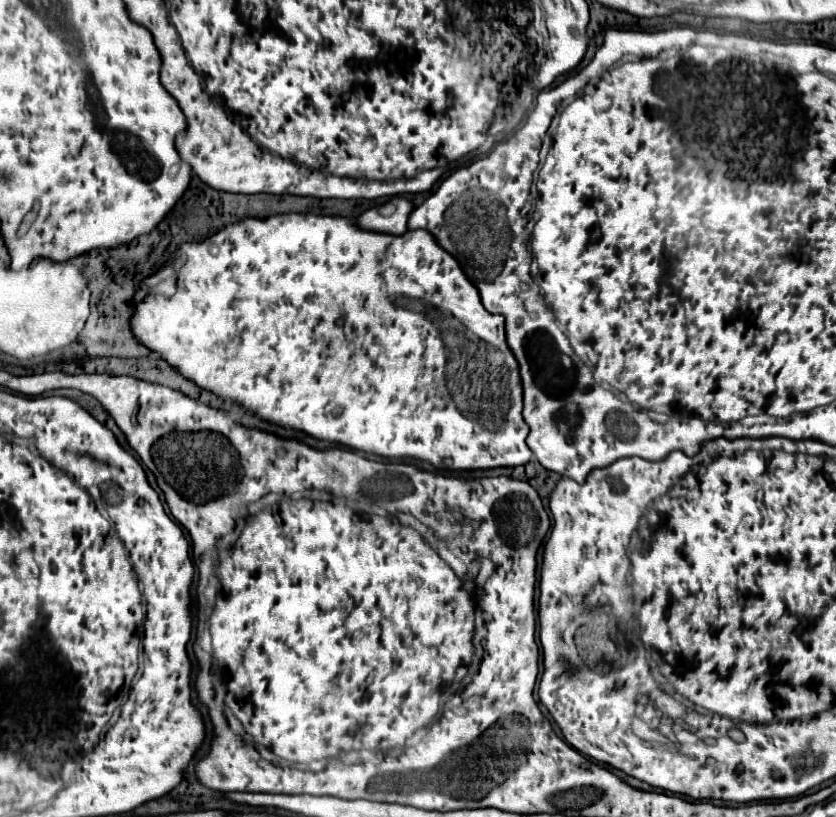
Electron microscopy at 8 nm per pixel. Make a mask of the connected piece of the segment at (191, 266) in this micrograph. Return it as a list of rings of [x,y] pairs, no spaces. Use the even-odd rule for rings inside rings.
[[[277,214],[269,218],[243,218],[235,224],[227,224],[223,230],[217,230],[211,238],[183,244],[181,250],[187,256],[183,270],[175,272],[173,264],[167,262],[153,276],[147,276],[145,280],[141,280],[141,288],[135,294],[133,336],[139,338],[141,344],[145,344],[145,348],[149,348],[153,354],[157,354],[161,360],[173,366],[183,378],[191,380],[199,388],[209,390],[225,400],[237,402],[249,414],[269,424],[305,432],[315,440],[341,444],[341,446],[355,448],[367,454],[377,454],[383,458],[423,460],[433,464],[437,470],[447,468],[457,472],[457,470],[513,468],[513,466],[527,464],[531,460],[533,454],[525,442],[529,434],[529,426],[521,416],[523,388],[519,380],[519,364],[505,340],[505,318],[485,312],[485,306],[481,304],[481,296],[477,288],[473,288],[473,282],[465,276],[465,272],[461,272],[457,258],[449,256],[437,244],[437,240],[429,236],[429,232],[413,230],[397,236],[397,234],[363,230],[351,218],[343,218],[343,216]],[[171,276],[177,278],[177,286],[173,294],[165,296],[161,284]],[[405,300],[417,300],[419,304],[413,304],[413,308],[419,312],[409,312],[409,308],[405,308]],[[425,304],[437,310],[445,310],[445,316],[437,316],[437,312],[429,312]],[[489,420],[505,420],[505,422],[499,430],[487,430],[483,426],[489,426]]]

